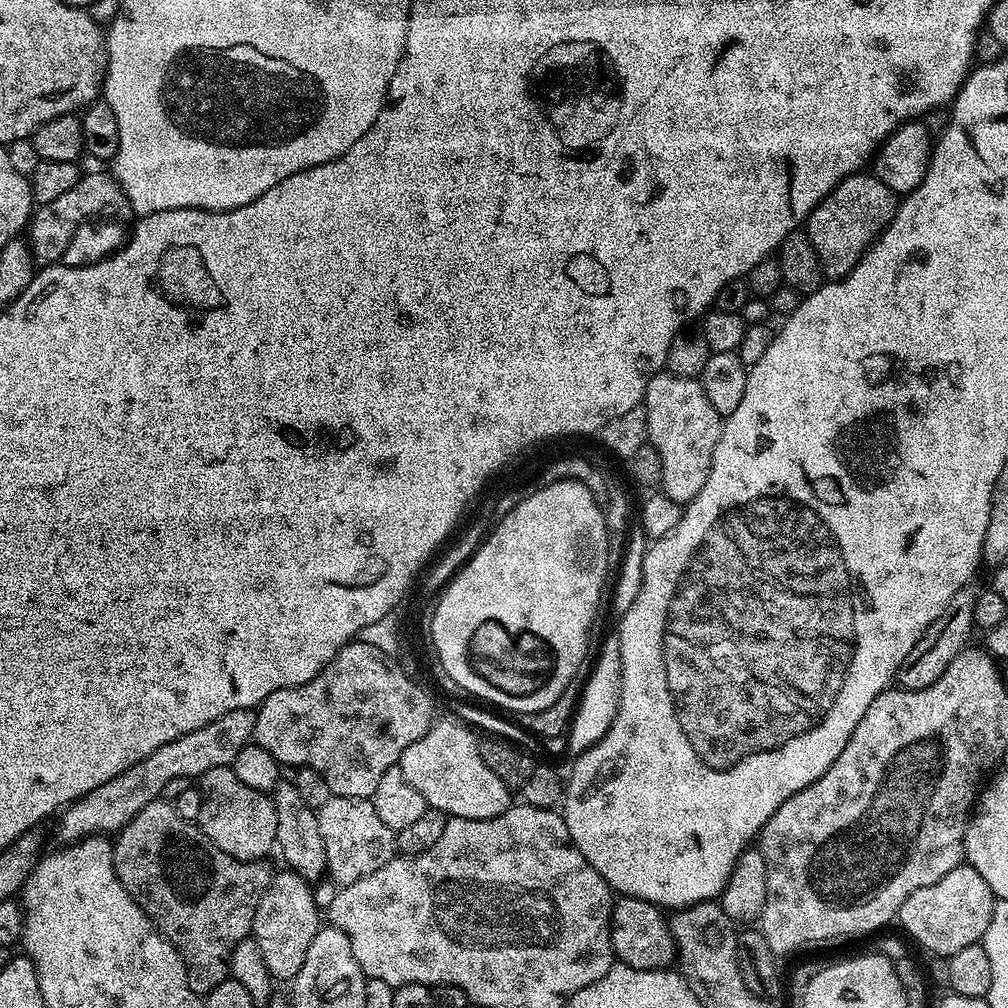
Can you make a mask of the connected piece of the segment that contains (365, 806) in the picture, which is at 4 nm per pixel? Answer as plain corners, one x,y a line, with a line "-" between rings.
331,795
316,813
318,830
322,830
322,843
326,846
327,879
337,886
353,884
374,870
382,870
386,862
397,855
396,833
374,810
371,799
359,800

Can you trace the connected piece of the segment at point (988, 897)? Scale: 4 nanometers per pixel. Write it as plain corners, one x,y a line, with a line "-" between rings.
961,862
957,868
950,870
950,874
946,874
946,878
938,878
934,886
922,886
922,890
914,890
914,894
902,902
898,924
922,947
937,952
941,958
947,958
958,950
966,950
966,946
983,941
996,902
990,886
986,886
986,878
982,878
982,874
978,874
971,864

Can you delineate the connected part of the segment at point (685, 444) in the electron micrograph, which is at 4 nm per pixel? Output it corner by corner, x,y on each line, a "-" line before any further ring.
667,370
650,378
642,405
646,410
647,443
655,446
662,458
659,487
664,495
674,498
674,502
687,505
702,486
706,486
714,446
718,446
722,418
718,410
710,406
710,398
706,398
706,390
702,390
699,379
674,376

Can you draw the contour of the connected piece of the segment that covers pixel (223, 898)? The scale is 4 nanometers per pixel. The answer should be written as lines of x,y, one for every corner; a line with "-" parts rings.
157,798
154,802
150,802
150,806
142,806
142,810
138,810
138,814
134,814
130,823
120,829
112,846
112,861
114,862
114,870
118,874
118,882
122,882
122,886
126,886
126,890
132,895
134,902
138,902
138,906
142,906
145,914
152,919
152,925
175,946
178,954
183,958
188,971
190,990
194,990
203,998
207,996
210,990
214,990
214,986
218,986
218,982
229,979
230,954
234,954
234,946
238,946
238,942
249,939
256,913
256,903
260,901
260,895
268,889
270,871
268,872
267,863
258,860
230,858
230,854
218,850
218,846
214,846
214,842
210,842
210,838
206,838
206,834
200,828
199,823
183,820
177,814
175,807
163,798

